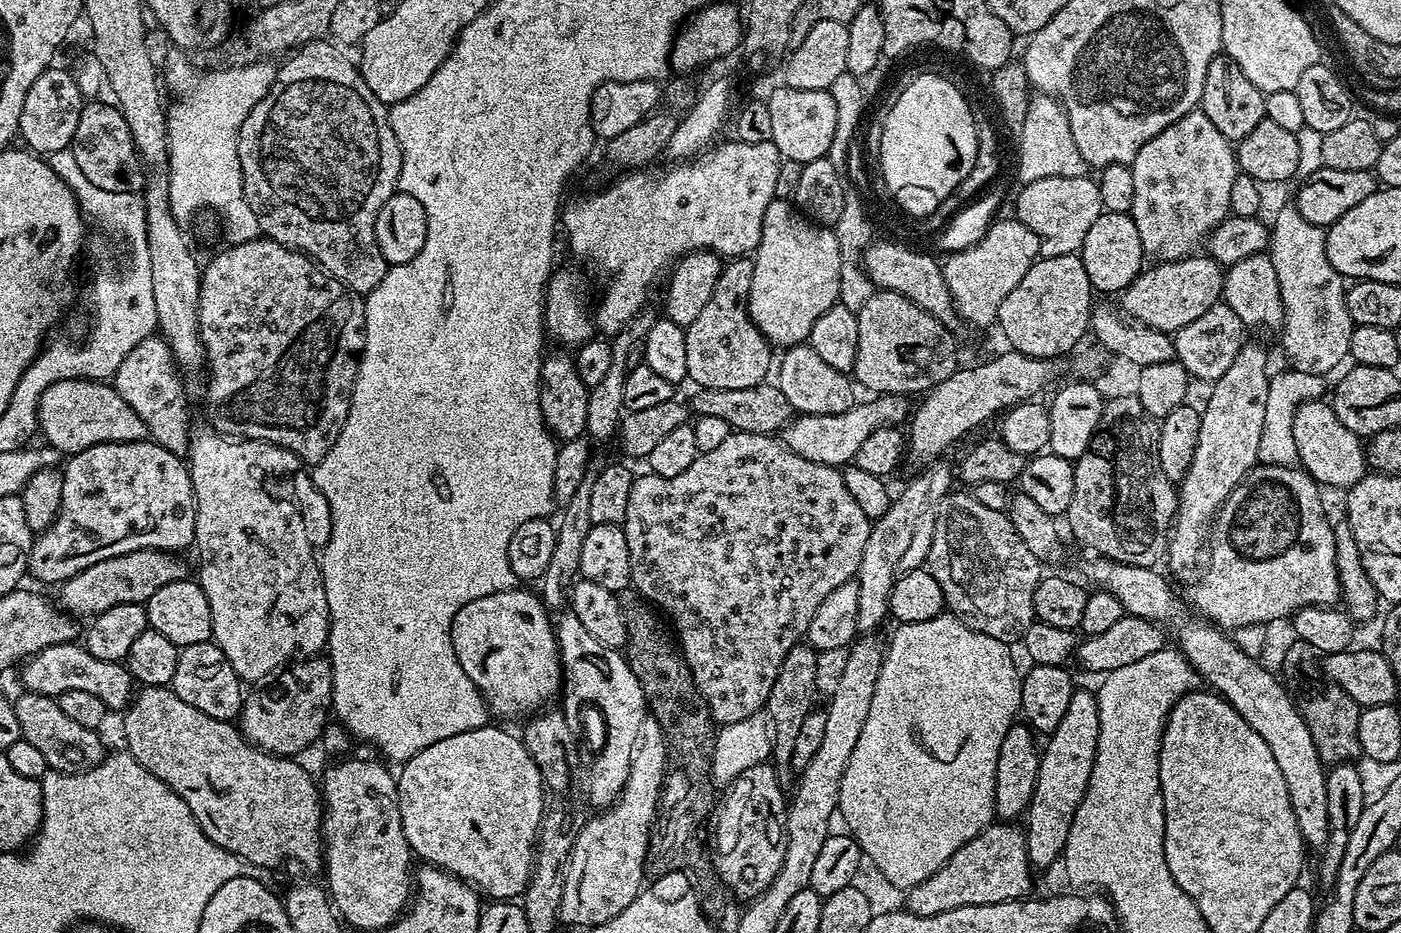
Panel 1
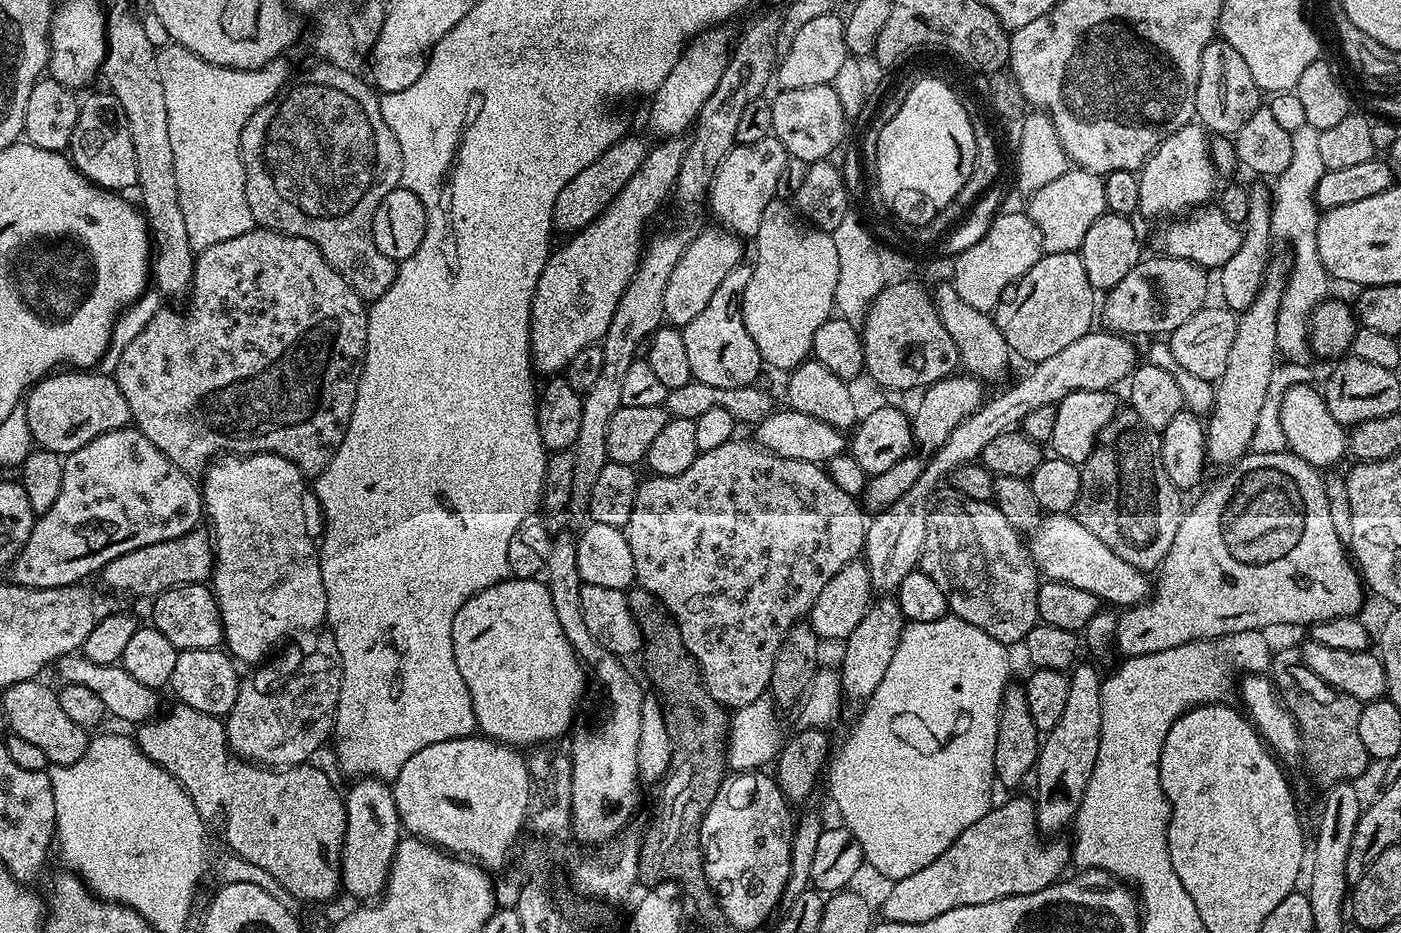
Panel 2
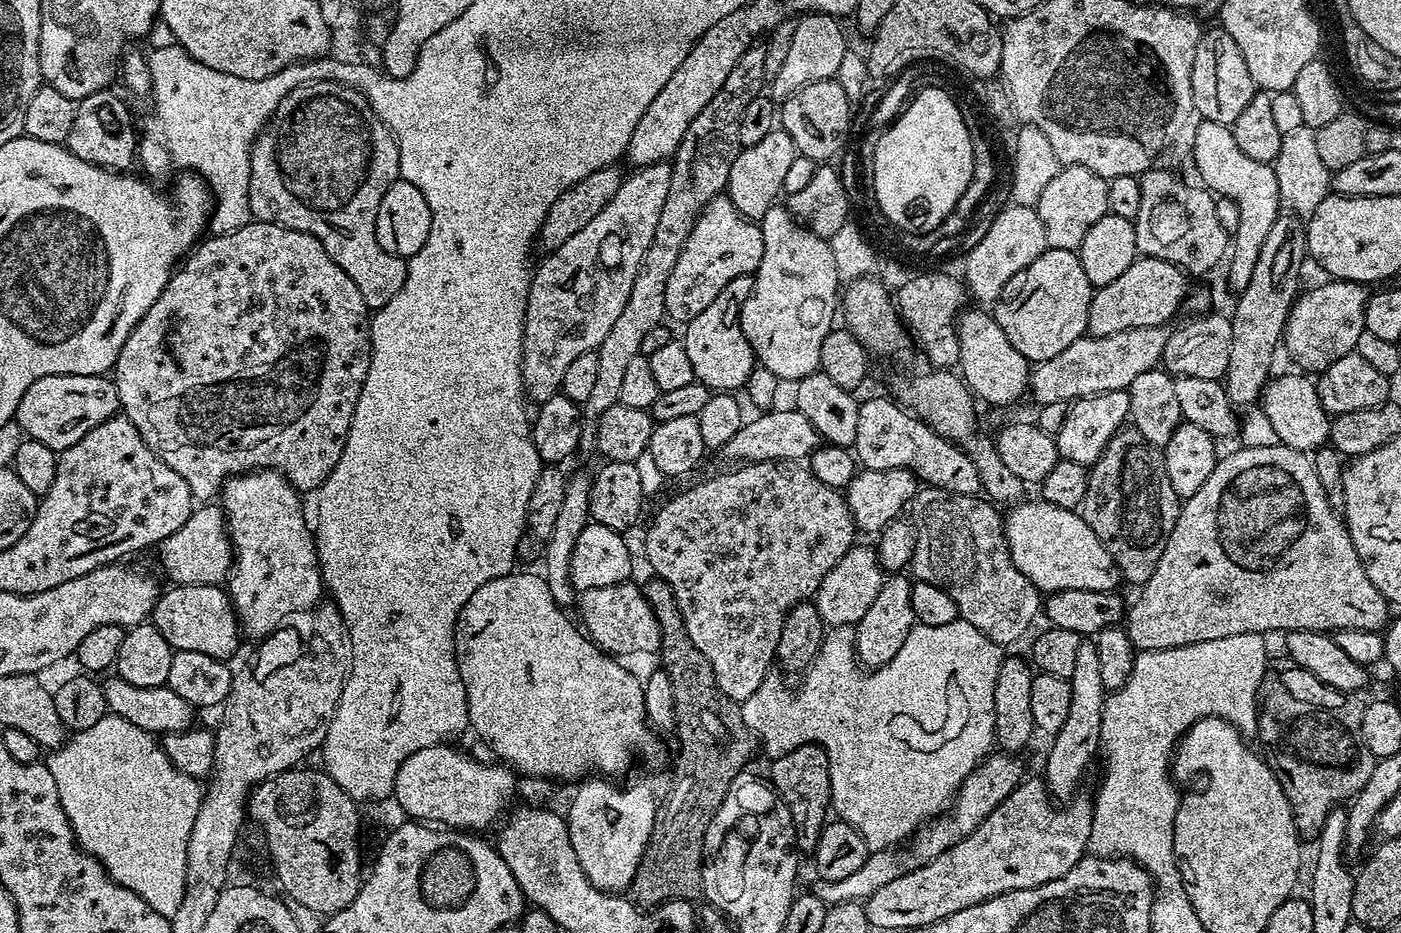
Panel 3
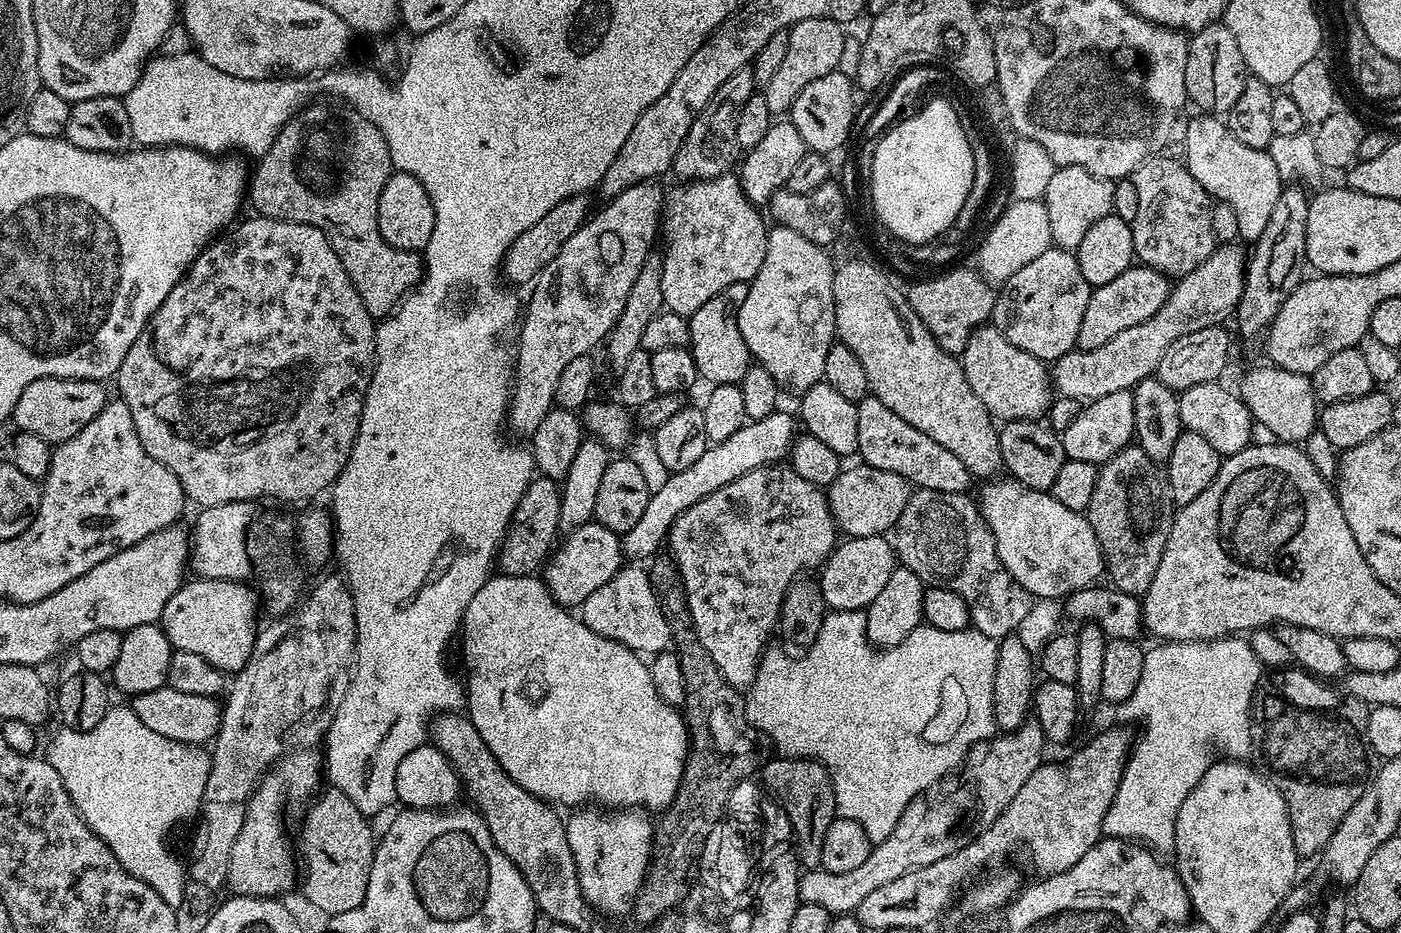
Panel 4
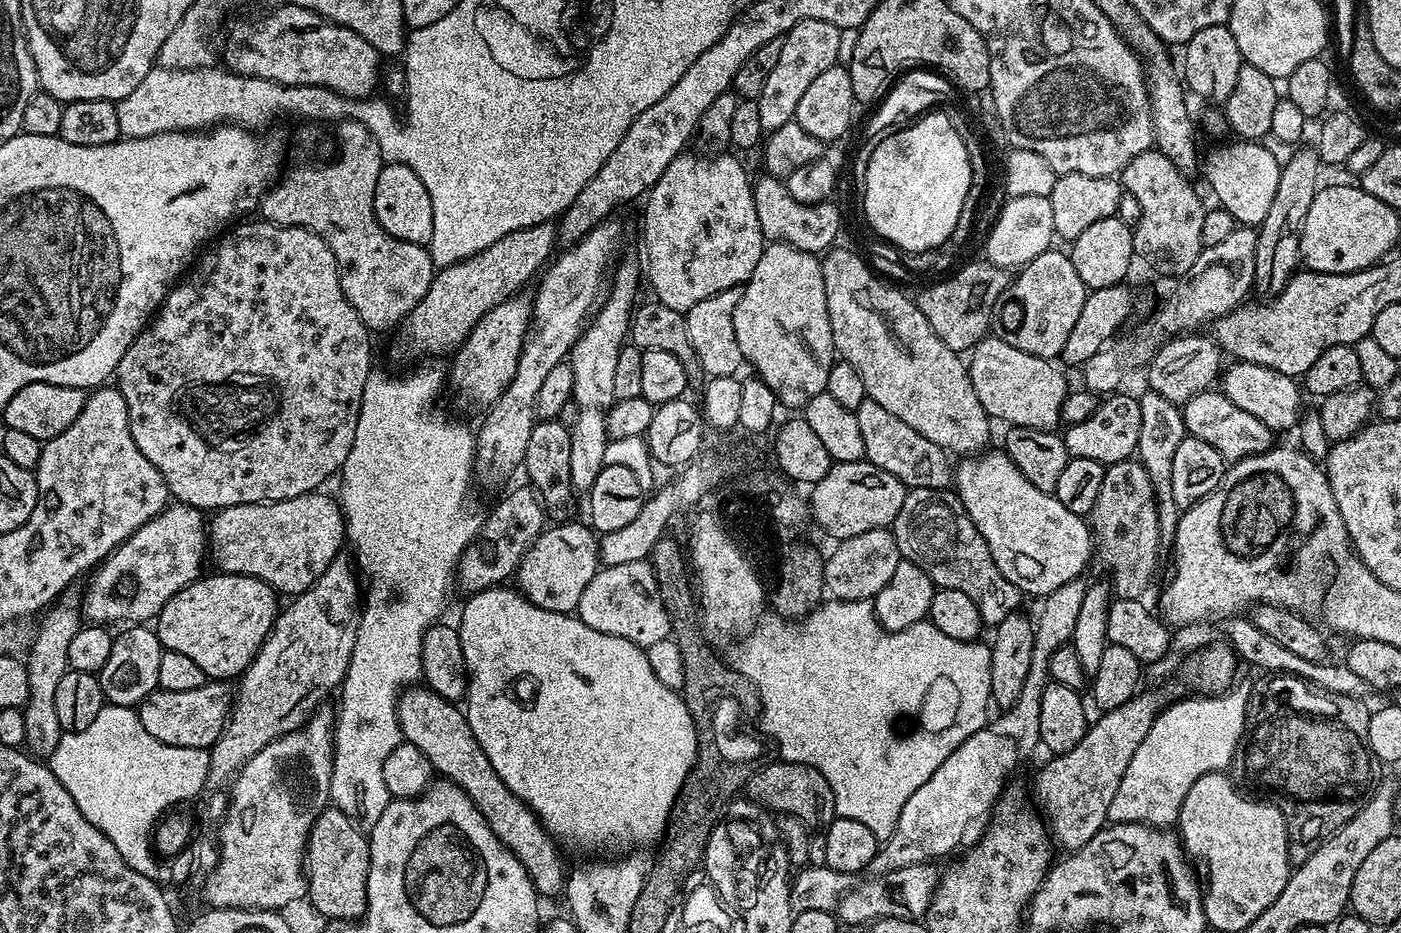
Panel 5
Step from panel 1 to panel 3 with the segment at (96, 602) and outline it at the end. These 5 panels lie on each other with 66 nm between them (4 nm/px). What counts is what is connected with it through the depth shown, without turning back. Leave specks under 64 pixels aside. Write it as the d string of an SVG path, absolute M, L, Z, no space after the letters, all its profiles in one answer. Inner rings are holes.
M204 502L193 507L182 530L174 530L170 538L158 545L160 568L172 579L173 585L220 586L227 581L234 563L232 539L228 537L228 522L219 503Z

